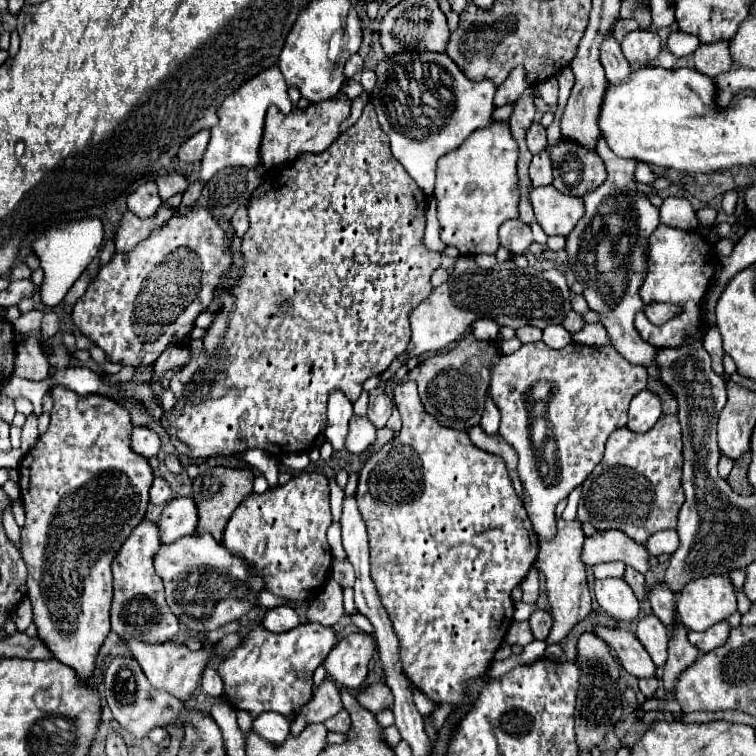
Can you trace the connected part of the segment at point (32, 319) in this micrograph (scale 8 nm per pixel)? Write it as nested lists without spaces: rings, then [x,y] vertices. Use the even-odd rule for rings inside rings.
[[[32,310],[32,312],[28,312],[28,314],[22,314],[22,316],[14,322],[14,330],[16,330],[18,334],[32,336],[32,338],[44,342],[44,340],[42,340],[42,334],[40,334],[40,322],[42,322],[42,318],[44,318],[44,312],[40,312],[40,310]]]

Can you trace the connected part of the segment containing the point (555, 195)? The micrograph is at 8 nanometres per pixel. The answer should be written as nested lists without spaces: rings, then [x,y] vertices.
[[[554,186],[532,188],[530,200],[534,206],[534,216],[548,236],[552,234],[568,236],[584,214],[580,198],[566,196],[554,190]]]

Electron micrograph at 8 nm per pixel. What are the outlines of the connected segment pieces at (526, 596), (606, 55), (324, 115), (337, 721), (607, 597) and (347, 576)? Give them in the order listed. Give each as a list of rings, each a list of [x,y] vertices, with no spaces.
[[[530,568],[526,578],[522,580],[520,588],[522,588],[522,600],[524,602],[532,604],[538,600],[538,570],[536,568]]]
[[[610,36],[604,46],[602,46],[602,58],[600,58],[604,70],[606,70],[606,78],[610,84],[618,84],[618,82],[626,82],[626,78],[630,78],[632,68],[630,64],[624,60],[620,44],[614,40],[614,36]]]
[[[340,94],[340,98],[334,96],[330,100],[310,104],[304,110],[296,108],[290,114],[282,114],[276,106],[270,106],[262,138],[262,164],[266,168],[272,168],[280,164],[290,164],[302,152],[322,154],[340,136],[340,126],[350,116],[350,106],[352,102],[344,94]]]
[[[342,708],[342,712],[334,718],[330,718],[324,722],[324,725],[329,731],[337,733],[346,733],[346,730],[350,728],[350,716],[346,712],[346,708]]]
[[[618,578],[596,580],[594,592],[600,608],[610,618],[618,622],[632,622],[638,618],[640,602],[630,590],[630,586],[626,584],[626,580],[618,580]]]
[[[332,560],[332,570],[330,570],[330,578],[336,580],[342,588],[354,586],[354,568],[350,566],[350,560]]]

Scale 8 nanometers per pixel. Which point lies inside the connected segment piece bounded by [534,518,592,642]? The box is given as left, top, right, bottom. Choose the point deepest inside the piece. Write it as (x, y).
(560, 561)

